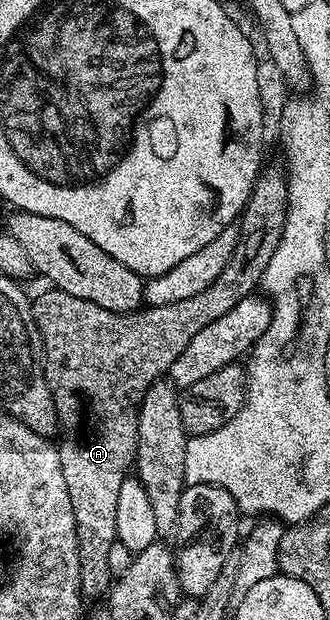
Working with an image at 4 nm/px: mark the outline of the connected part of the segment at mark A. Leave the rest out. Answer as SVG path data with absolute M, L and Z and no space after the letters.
M269 165L255 180L251 197L242 211L237 225L240 239L233 247L229 263L225 263L225 271L221 271L221 275L217 275L215 282L205 287L205 291L189 295L189 299L181 299L181 303L153 305L133 313L114 313L105 307L97 307L97 303L89 303L89 299L77 299L54 287L31 301L31 314L43 344L43 374L59 417L61 433L67 436L63 442L58 442L57 448L61 475L65 475L65 487L69 487L69 499L73 503L73 519L77 523L79 591L84 598L99 597L102 593L104 596L113 584L109 571L109 547L113 547L117 535L117 494L135 464L139 442L139 404L147 386L170 371L173 359L189 347L189 339L193 339L193 335L221 319L221 315L233 311L241 299L252 296L260 288L262 275L281 238L286 215L287 174L280 166L278 169Z

